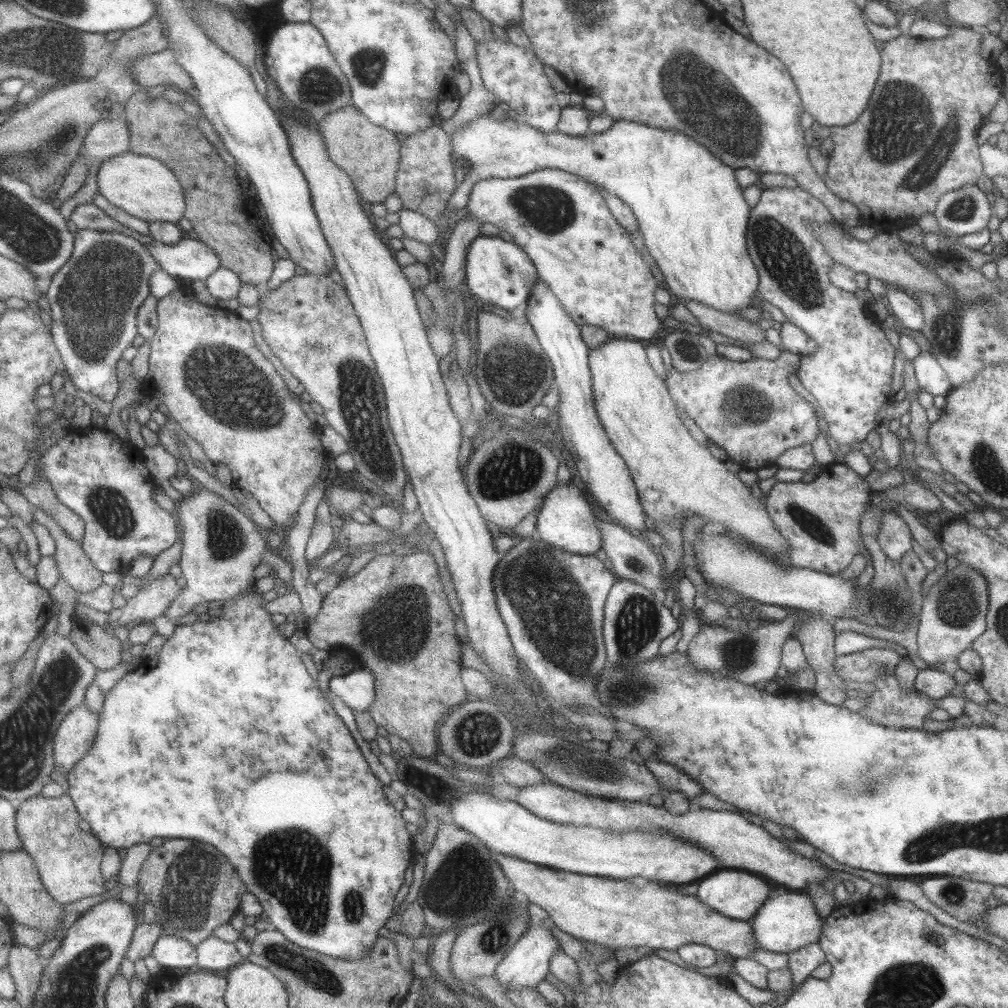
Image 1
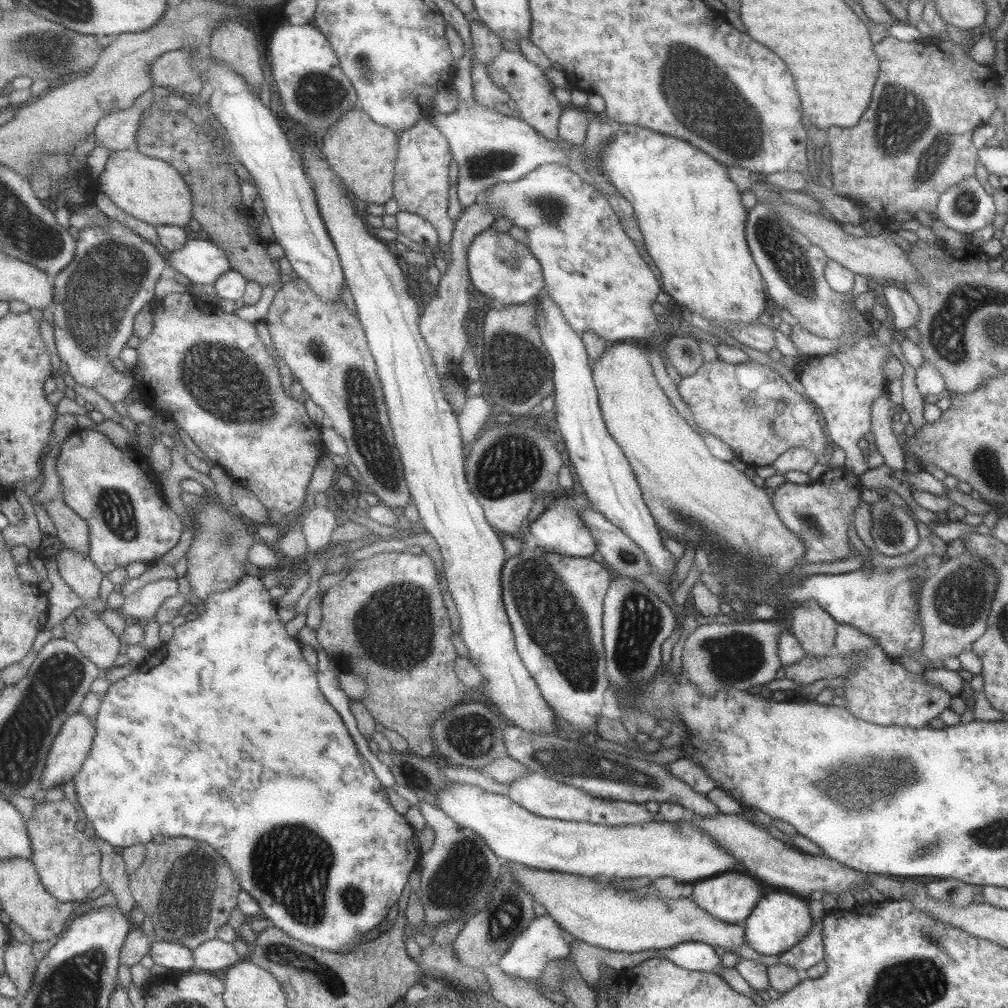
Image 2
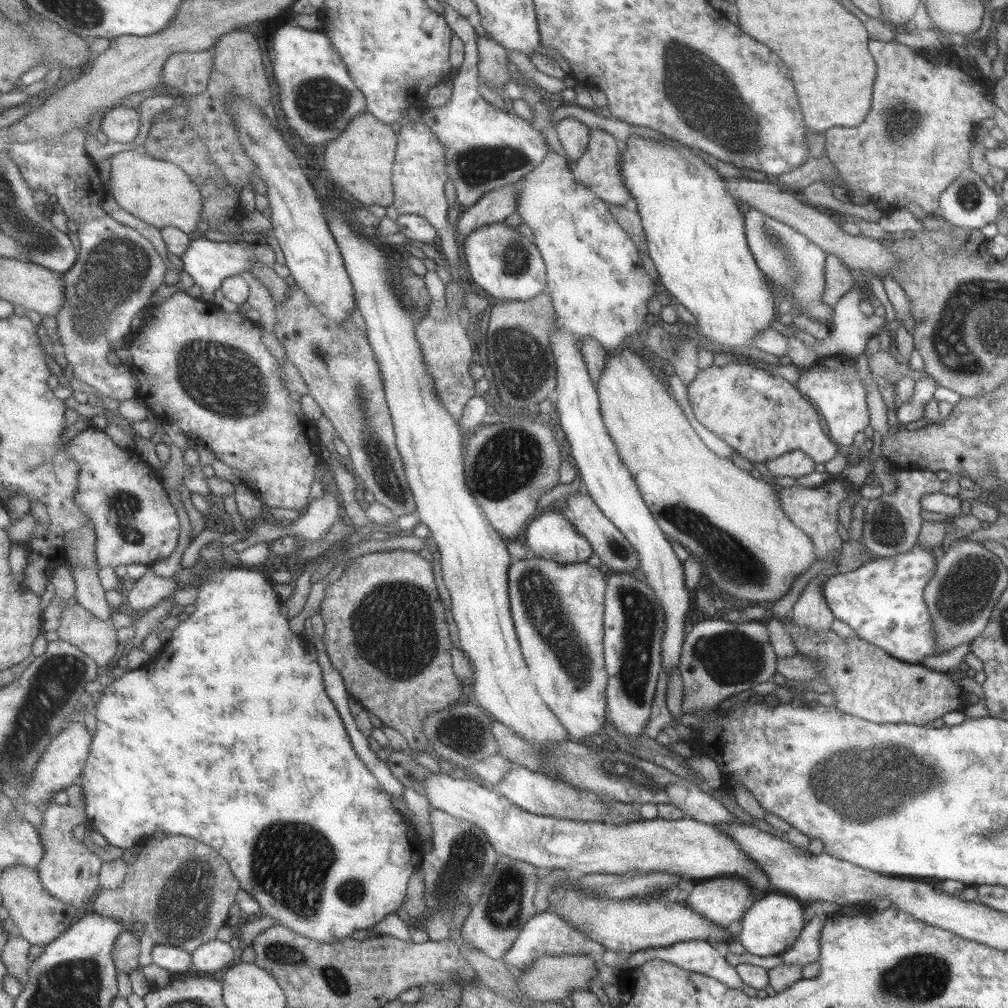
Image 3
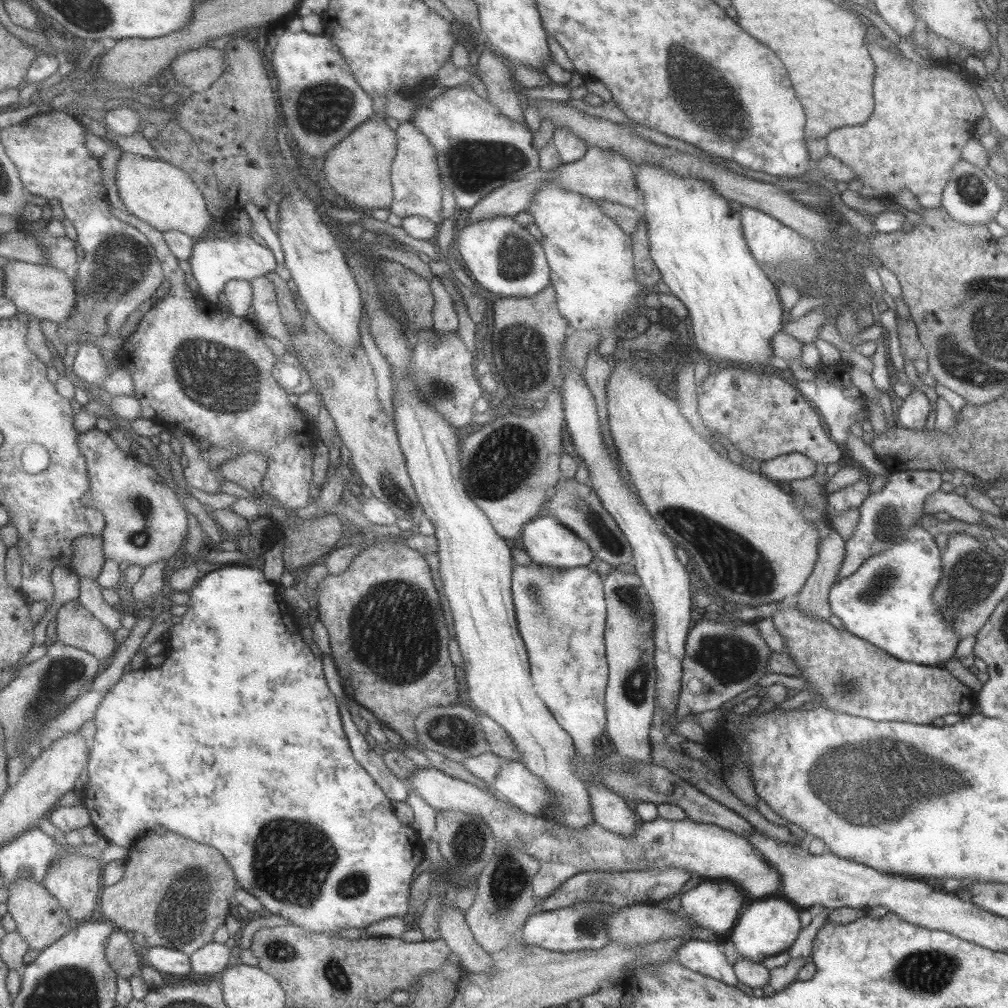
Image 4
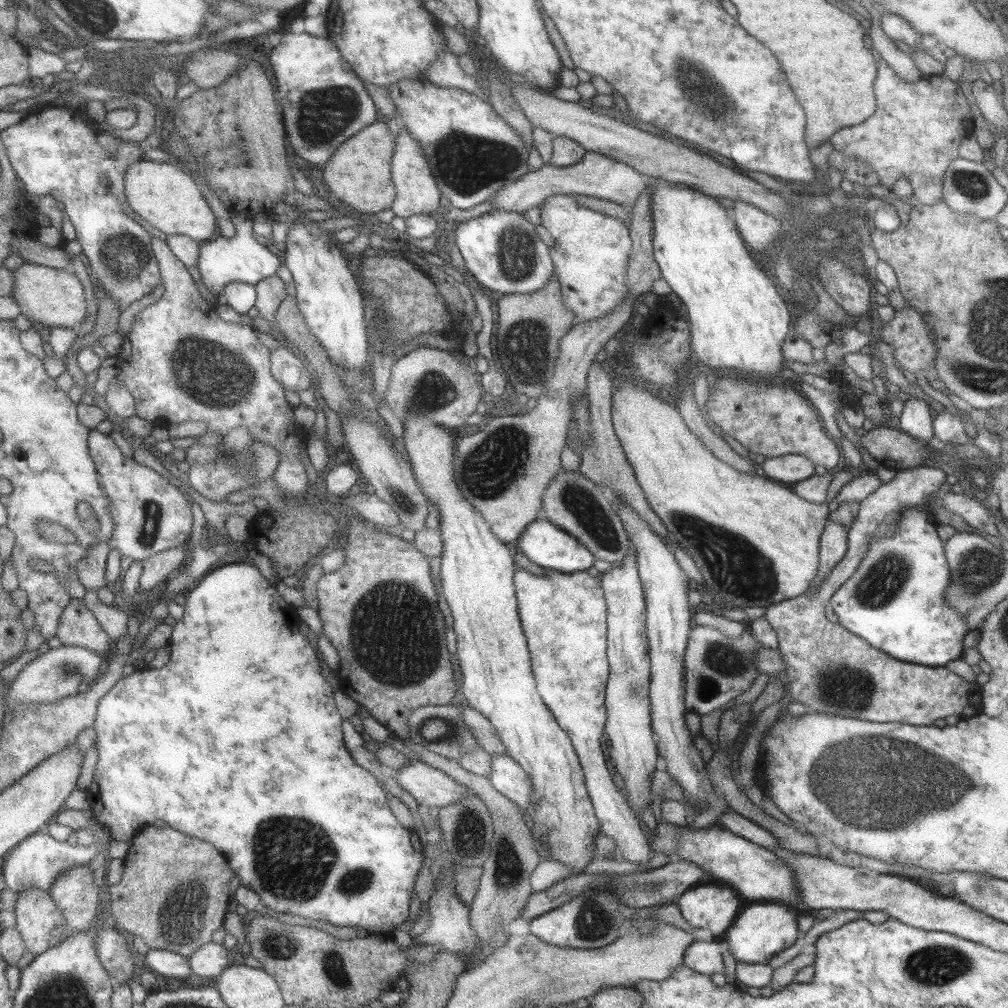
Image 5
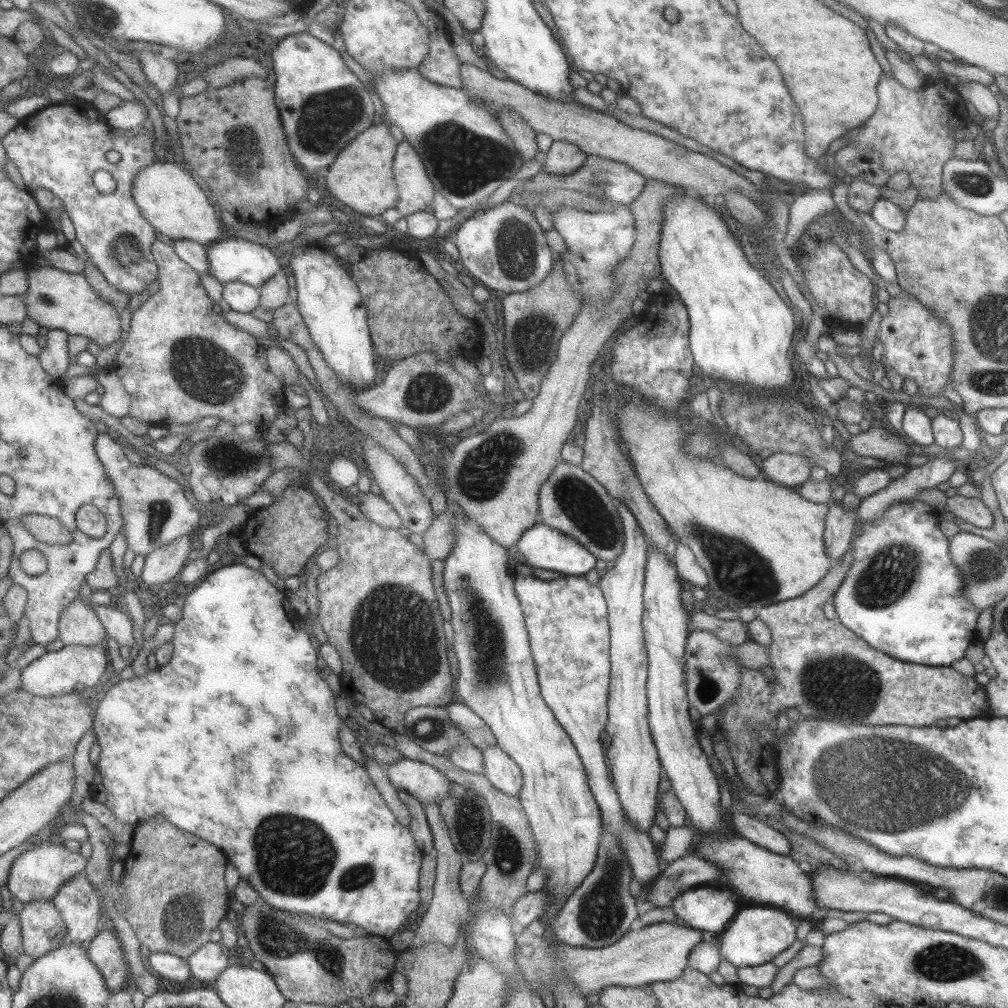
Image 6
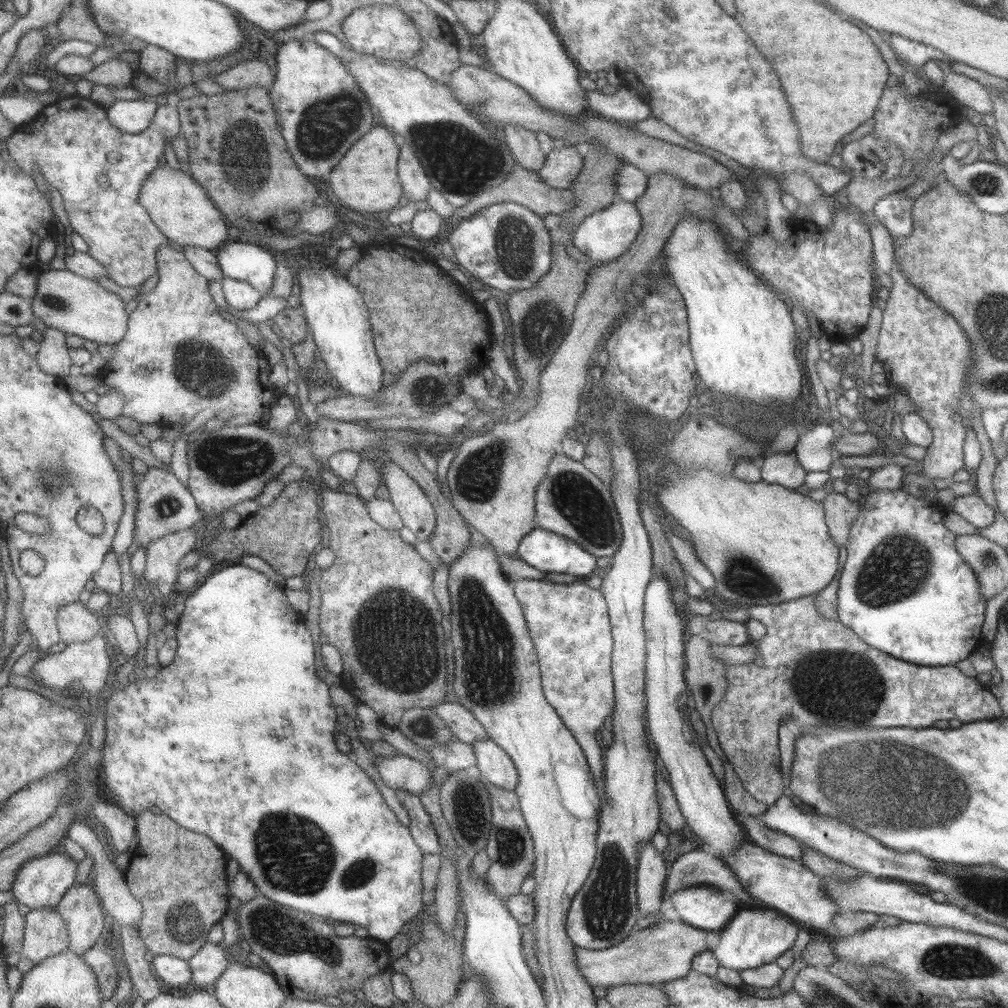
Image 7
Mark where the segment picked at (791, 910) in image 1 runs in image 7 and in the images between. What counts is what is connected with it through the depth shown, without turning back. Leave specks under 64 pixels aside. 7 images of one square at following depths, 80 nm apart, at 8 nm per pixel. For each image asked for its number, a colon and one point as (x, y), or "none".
2: (778, 921)
3: (769, 927)
4: (768, 927)
5: (759, 932)
6: (756, 935)
7: (752, 938)

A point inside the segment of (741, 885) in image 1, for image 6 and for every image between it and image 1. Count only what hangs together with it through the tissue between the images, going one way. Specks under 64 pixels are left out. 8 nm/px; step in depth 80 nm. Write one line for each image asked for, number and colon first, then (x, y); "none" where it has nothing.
2: (730, 897)
3: (723, 901)
4: (715, 905)
5: (704, 906)
6: (709, 909)

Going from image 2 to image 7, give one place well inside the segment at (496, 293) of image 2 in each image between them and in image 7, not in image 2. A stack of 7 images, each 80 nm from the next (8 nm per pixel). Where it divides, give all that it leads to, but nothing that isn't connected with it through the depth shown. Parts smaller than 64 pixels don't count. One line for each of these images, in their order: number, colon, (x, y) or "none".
3: (505, 264)
4: (505, 258)
5: (502, 251)
6: (503, 248)
7: (505, 246)

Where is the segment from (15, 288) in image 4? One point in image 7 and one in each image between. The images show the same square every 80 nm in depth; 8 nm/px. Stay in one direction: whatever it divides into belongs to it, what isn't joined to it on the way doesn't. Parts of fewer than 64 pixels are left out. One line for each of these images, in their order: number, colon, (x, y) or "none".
5: (49, 295)
6: (57, 299)
7: (77, 305)

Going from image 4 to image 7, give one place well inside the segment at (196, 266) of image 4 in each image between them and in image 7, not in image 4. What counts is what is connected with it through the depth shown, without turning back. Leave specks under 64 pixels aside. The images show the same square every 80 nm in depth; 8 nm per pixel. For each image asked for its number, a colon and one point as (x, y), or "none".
5: (245, 258)
6: (242, 258)
7: (255, 264)

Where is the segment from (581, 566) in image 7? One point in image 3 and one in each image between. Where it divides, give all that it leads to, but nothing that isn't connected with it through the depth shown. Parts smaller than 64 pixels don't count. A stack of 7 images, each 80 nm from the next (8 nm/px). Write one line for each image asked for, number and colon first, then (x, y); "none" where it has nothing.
3: (548, 535)
4: (544, 540)
5: (544, 544)
6: (541, 546)

